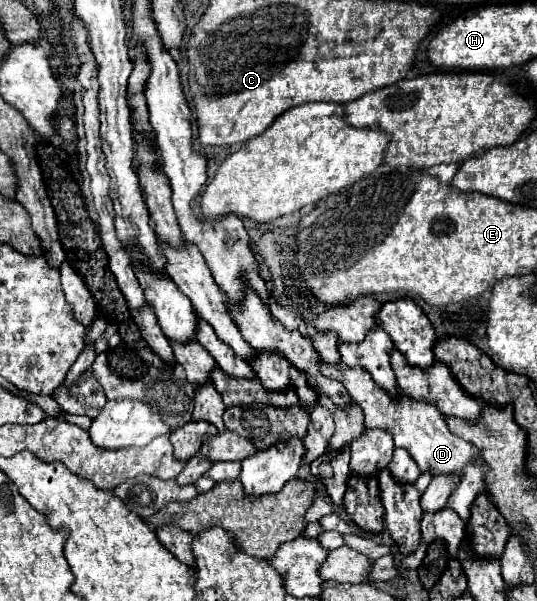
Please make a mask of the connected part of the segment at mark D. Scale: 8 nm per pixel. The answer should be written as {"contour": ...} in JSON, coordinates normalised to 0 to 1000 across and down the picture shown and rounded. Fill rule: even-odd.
{"contour":[[[600,604],[596,614],[607,627],[633,634],[648,647],[659,671],[667,671],[678,684],[682,710],[685,714],[708,710],[723,717],[734,727],[734,744],[756,747],[786,787],[801,787],[804,794],[816,794],[816,790],[853,794],[853,804],[842,824],[834,827],[834,844],[845,847],[860,867],[875,864],[875,844],[883,840],[894,820],[905,820],[916,830],[909,804],[905,804],[909,774],[886,770],[886,764],[894,764],[890,747],[883,747],[883,740],[875,740],[872,734],[849,727],[834,714],[834,704],[823,694],[823,687],[808,681],[808,674],[771,674],[771,667],[764,667],[760,661],[745,661],[741,667],[734,667],[730,661],[723,661],[723,654],[715,654],[715,647],[696,641],[693,627],[678,614],[652,614],[644,607],[618,611],[607,604]]]}

